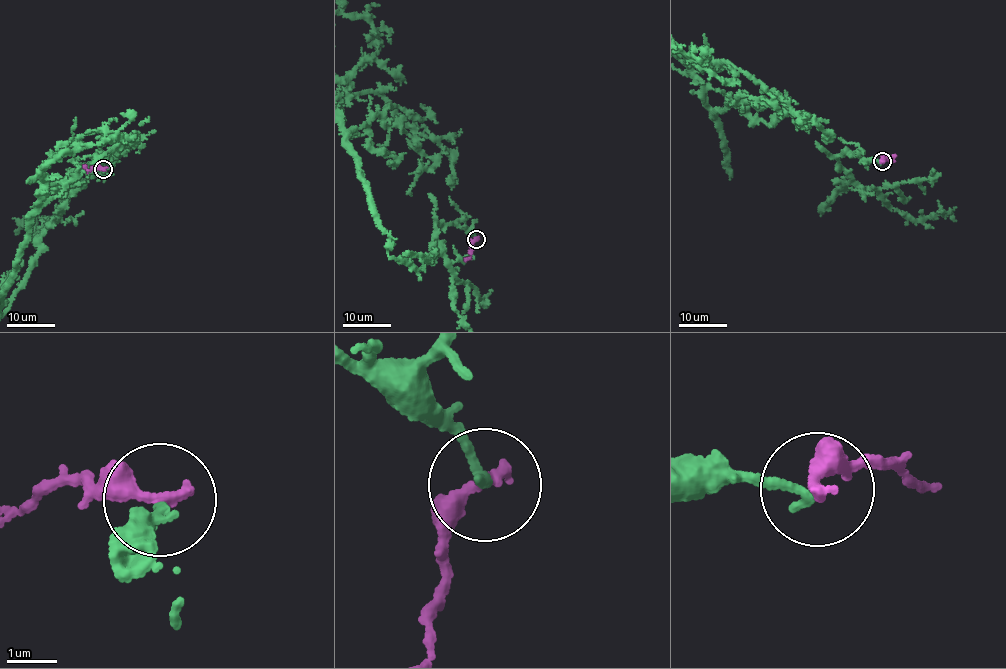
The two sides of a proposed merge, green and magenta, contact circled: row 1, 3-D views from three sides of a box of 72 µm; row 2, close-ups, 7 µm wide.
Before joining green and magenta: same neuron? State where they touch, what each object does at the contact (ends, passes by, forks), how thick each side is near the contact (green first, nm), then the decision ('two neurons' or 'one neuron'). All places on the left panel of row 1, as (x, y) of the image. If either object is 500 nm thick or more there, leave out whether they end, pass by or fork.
(103, 169) | green ends | magenta ends | 190/360 nm | two neurons

